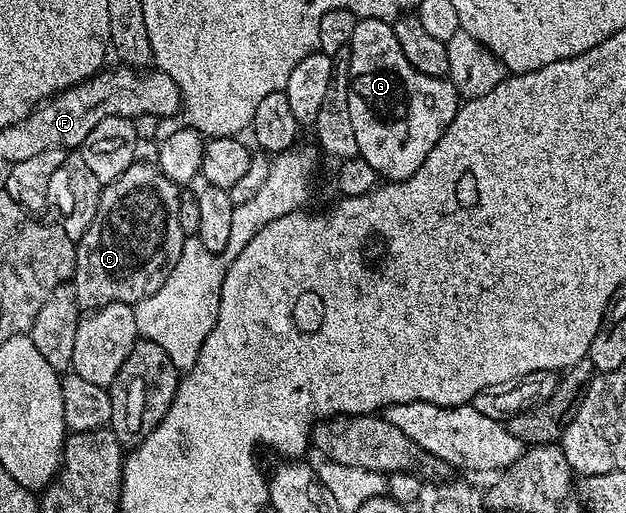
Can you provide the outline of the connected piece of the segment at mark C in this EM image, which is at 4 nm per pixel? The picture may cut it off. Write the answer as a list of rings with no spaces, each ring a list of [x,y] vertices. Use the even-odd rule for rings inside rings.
[[[136,162],[128,166],[128,170],[120,174],[120,178],[103,187],[96,218],[92,218],[92,226],[88,226],[88,230],[76,244],[78,257],[74,263],[72,283],[79,309],[103,308],[112,302],[133,306],[156,294],[156,290],[164,286],[168,274],[171,274],[180,258],[184,241],[180,228],[181,196],[179,185],[172,183],[154,162]]]

